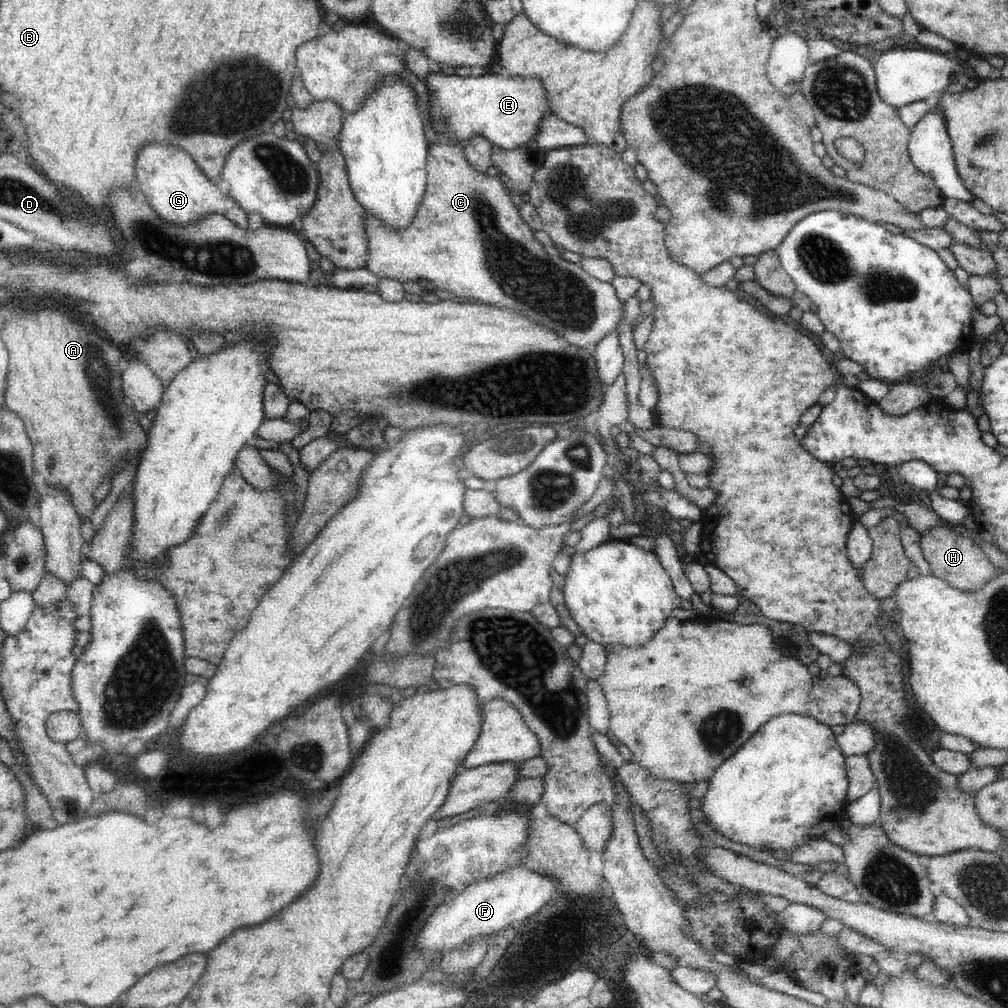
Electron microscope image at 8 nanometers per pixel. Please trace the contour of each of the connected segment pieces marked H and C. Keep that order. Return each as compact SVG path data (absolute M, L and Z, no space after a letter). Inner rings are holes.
M948 528L926 531L921 536L920 546L932 567L934 577L946 581L953 589L960 590L960 593L977 593L983 589L984 585L998 576L998 569L992 566L986 554L978 547L978 543L956 535Z
M442 137L437 138L438 143L429 148L427 156L427 185L425 197L422 199L421 205L418 207L416 216L413 218L411 225L403 231L388 231L382 227L382 223L378 219L374 219L372 215L366 214L365 217L365 231L368 237L369 251L367 254L366 266L364 269L370 271L372 275L378 277L380 280L383 278L390 278L396 280L401 284L403 282L420 282L420 280L427 280L432 289L451 292L459 298L473 298L482 304L490 304L490 306L498 306L498 308L506 308L506 310L514 310L518 312L519 316L528 318L529 322L551 330L556 333L560 339L564 339L568 345L579 350L593 351L596 345L605 337L615 330L621 315L624 315L625 310L621 310L621 304L615 296L612 284L607 282L600 282L588 275L586 271L582 271L580 265L570 263L562 259L556 252L540 245L534 241L532 229L528 227L522 217L520 217L519 209L516 209L510 201L511 195L506 193L506 189L500 183L497 177L490 177L484 173L478 173L476 169L470 167L470 163L464 157L462 145L448 145L446 139Z

